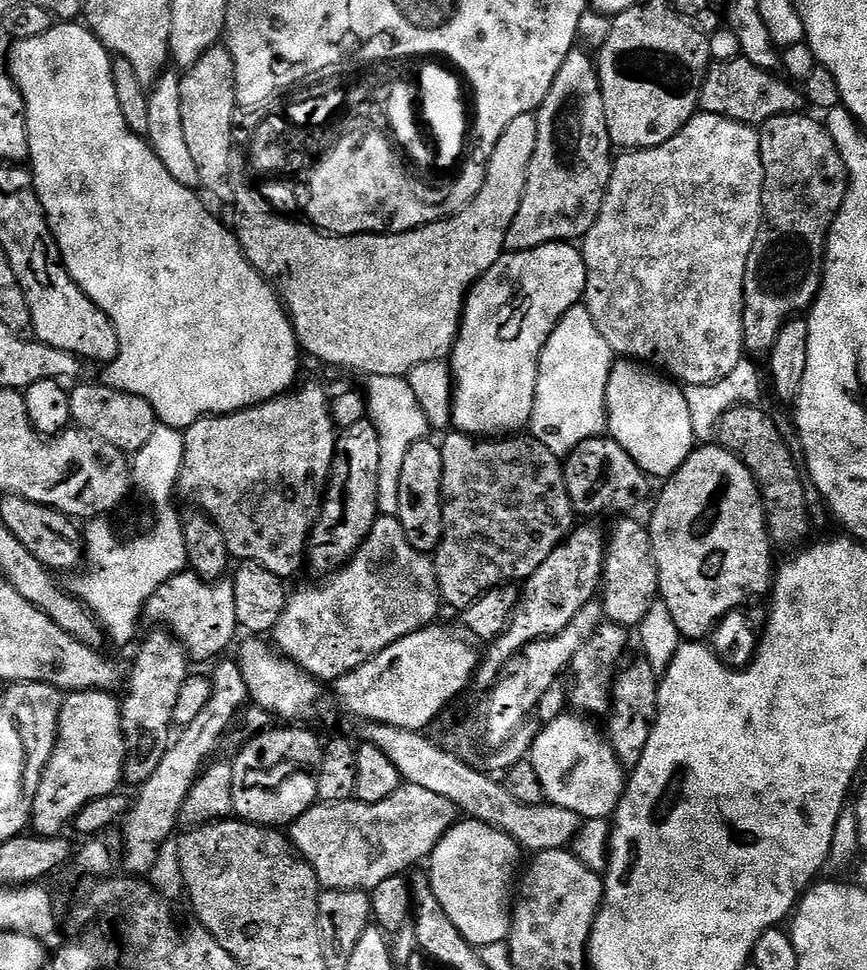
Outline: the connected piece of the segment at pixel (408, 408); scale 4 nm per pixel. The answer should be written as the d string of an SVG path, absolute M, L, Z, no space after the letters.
M370 376L367 377L366 383L368 383L366 416L378 430L378 446L382 446L378 462L376 506L381 516L399 517L398 486L402 478L402 465L406 462L406 454L410 454L410 446L414 446L429 435L428 419L426 414L422 414L422 406L418 406L418 398L414 398L414 390L410 390L405 377Z

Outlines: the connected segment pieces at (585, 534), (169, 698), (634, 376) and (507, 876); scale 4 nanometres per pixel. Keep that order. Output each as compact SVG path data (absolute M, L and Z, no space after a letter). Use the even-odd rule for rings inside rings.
M577 527L534 570L534 574L522 588L522 599L516 606L516 613L508 623L508 630L487 645L488 653L483 653L474 673L474 684L488 690L496 683L500 672L515 655L536 640L549 639L562 634L562 630L574 621L578 612L588 603L597 599L604 579L604 553L606 540L596 528ZM573 535L573 536L572 536Z
M152 630L144 641L139 641L136 661L132 664L132 677L127 677L128 697L120 700L120 721L126 733L126 755L124 758L123 779L133 786L145 784L158 770L166 750L174 739L172 711L178 703L182 682L190 674L190 657L183 644L167 630Z
M627 358L617 359L613 363L610 382L606 386L606 406L607 431L612 439L618 442L618 446L622 446L622 450L626 450L626 454L630 454L630 458L634 458L634 462L638 462L638 466L650 478L673 476L688 461L690 454L697 447L694 422L690 422L690 406L686 404L684 388L643 363Z
M471 818L453 824L432 851L430 879L434 894L442 902L442 910L446 910L450 922L458 926L462 938L477 949L488 950L508 939L514 907L512 879L516 876L520 855L522 849L510 834Z

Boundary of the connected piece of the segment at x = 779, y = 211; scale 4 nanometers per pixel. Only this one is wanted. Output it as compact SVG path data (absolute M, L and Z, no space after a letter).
M808 114L779 116L759 125L758 131L764 171L764 223L750 250L744 279L744 346L753 357L771 352L785 322L807 313L816 301L824 277L828 232L848 193L848 168L823 123L815 124Z

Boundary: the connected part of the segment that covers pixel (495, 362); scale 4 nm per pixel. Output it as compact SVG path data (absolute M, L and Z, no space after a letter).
M561 242L559 244L543 244L521 252L505 251L504 255L498 258L498 262L494 262L494 266L490 266L490 270L486 270L486 274L482 274L480 281L472 285L472 291L469 292L468 299L464 302L464 318L460 322L460 333L456 336L456 347L453 348L450 357L450 371L454 381L450 420L455 431L466 432L469 436L477 438L503 438L523 433L531 425L538 370L540 369L540 355L560 319L571 308L577 307L583 301L587 277L583 251L575 243Z

